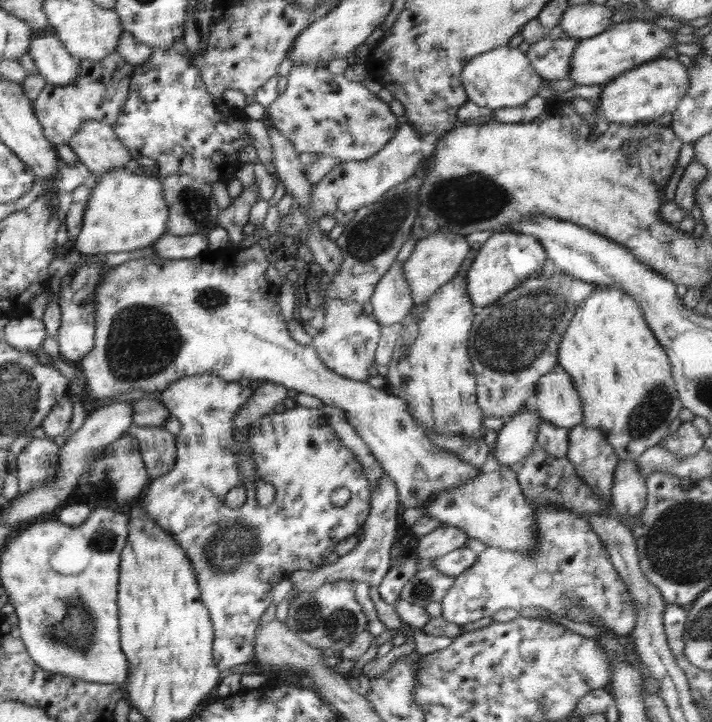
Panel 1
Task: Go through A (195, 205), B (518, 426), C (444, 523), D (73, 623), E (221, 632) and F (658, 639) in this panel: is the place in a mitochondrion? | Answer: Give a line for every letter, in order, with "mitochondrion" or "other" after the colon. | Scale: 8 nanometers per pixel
A: mitochondrion
B: other
C: other
D: mitochondrion
E: other
F: other

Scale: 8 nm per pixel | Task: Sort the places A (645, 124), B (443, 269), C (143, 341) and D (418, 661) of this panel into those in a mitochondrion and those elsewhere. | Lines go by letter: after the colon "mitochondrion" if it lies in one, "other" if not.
A: other
B: other
C: mitochondrion
D: other

